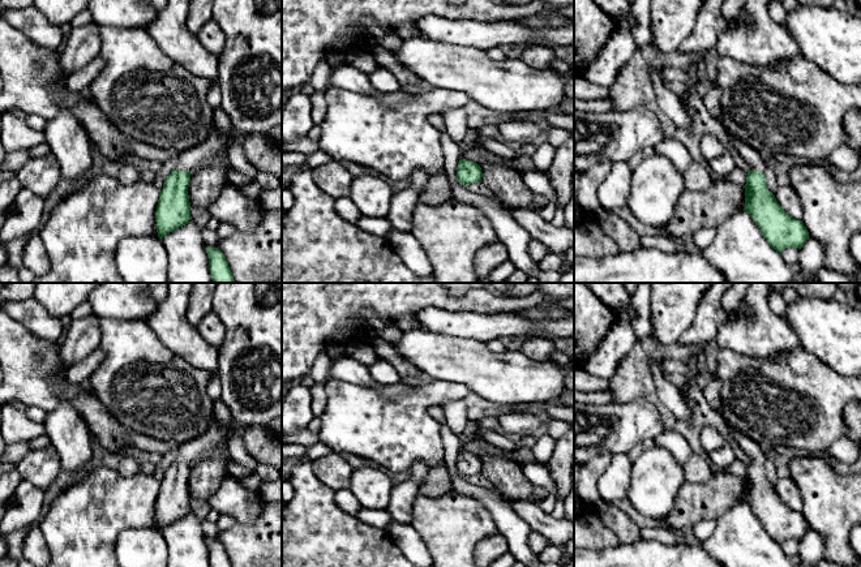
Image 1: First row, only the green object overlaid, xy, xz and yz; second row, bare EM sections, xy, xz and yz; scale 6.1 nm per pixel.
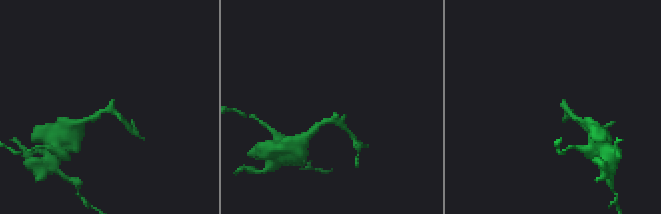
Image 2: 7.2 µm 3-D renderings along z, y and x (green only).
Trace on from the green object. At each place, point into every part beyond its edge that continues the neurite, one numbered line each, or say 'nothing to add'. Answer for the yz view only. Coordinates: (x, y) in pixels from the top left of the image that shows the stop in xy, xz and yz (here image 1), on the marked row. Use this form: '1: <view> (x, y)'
1: yz (750, 155)

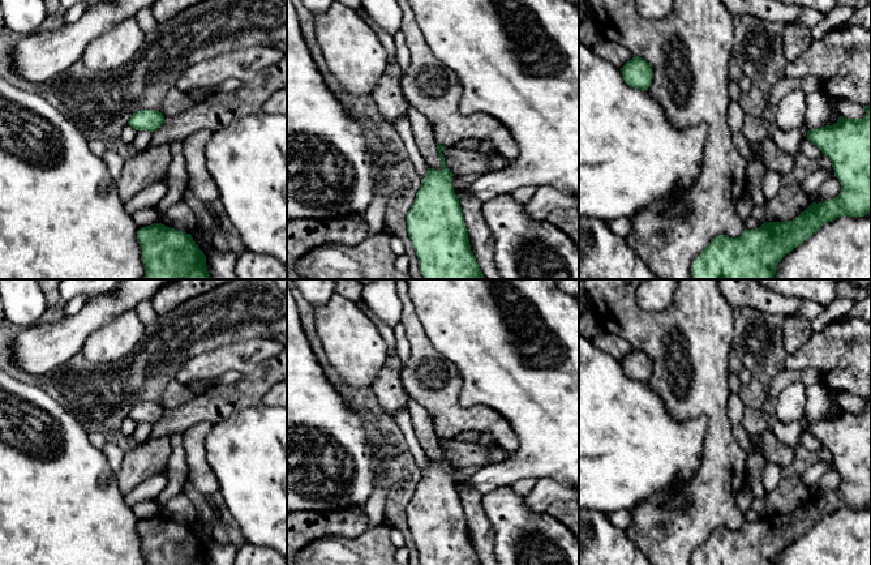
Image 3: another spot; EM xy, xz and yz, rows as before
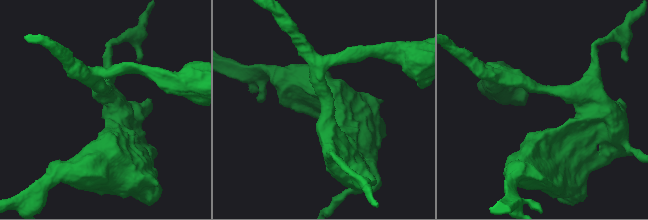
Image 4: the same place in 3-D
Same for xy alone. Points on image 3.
nothing to add

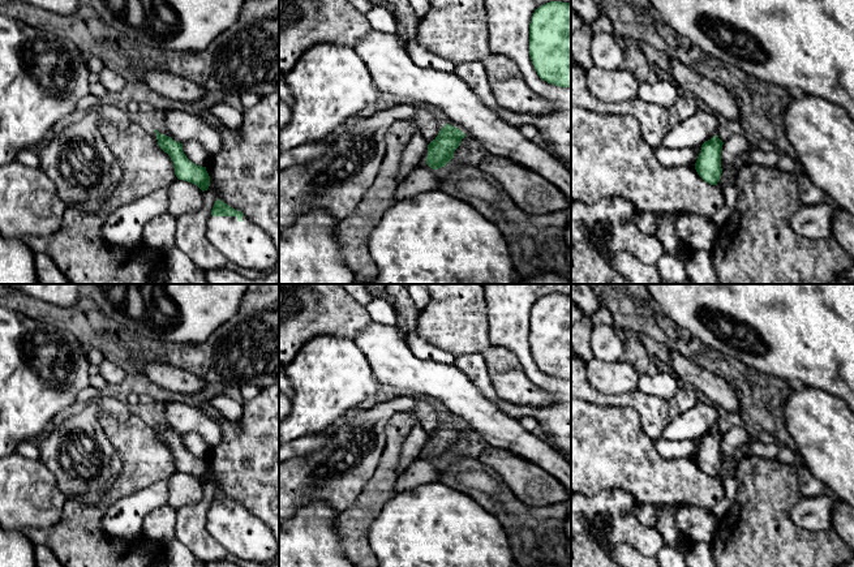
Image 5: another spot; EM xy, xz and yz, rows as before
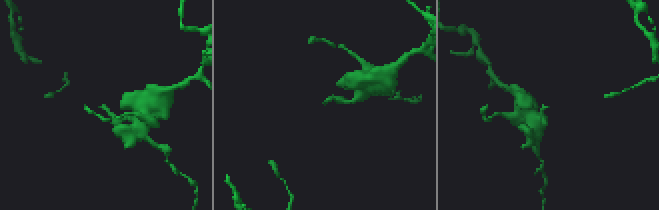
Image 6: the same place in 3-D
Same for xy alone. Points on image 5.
1: xy (244, 243)

